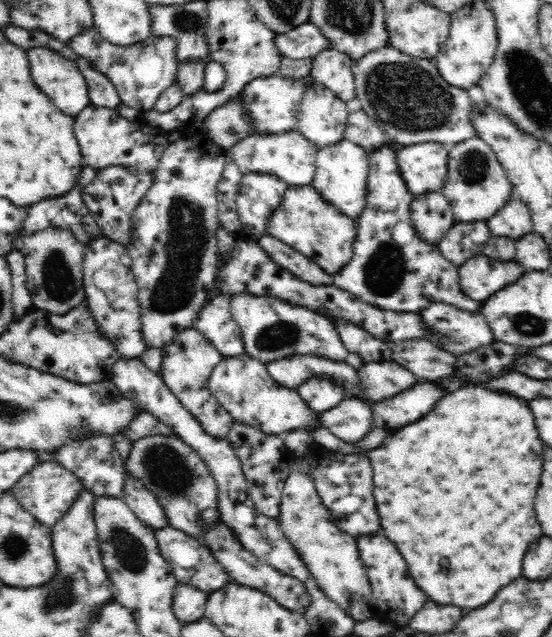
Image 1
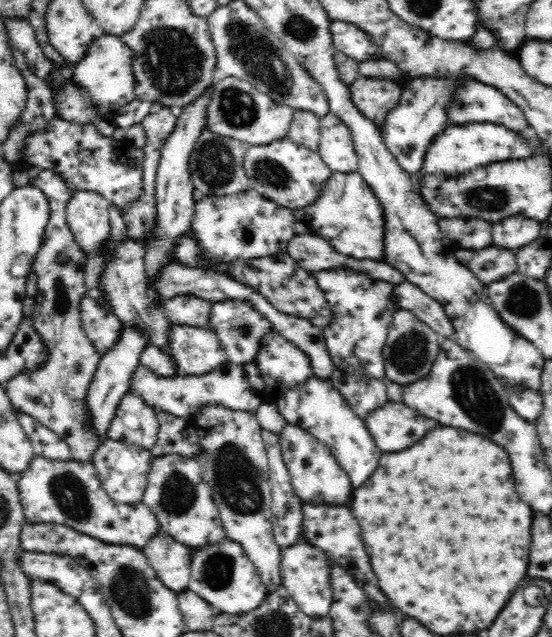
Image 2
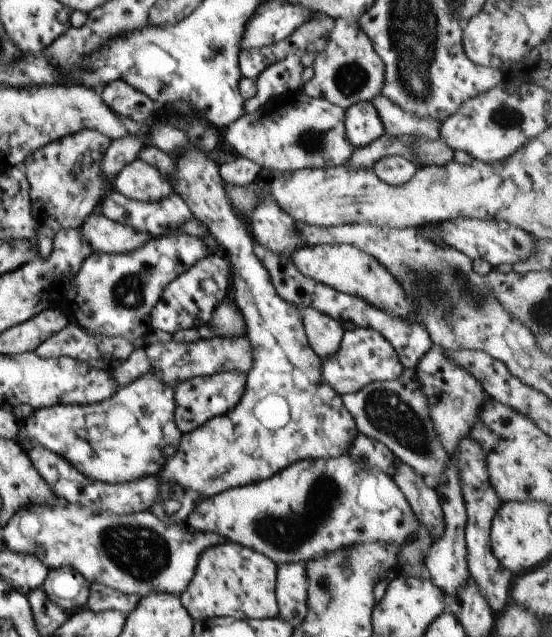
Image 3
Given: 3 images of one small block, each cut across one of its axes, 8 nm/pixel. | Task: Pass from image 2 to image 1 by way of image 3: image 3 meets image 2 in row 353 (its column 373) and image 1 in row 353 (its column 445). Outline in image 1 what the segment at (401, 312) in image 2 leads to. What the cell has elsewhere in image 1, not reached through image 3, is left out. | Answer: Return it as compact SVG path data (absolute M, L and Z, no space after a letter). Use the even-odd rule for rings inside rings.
M432 302L419 315L423 326L427 328L427 334L432 334L434 344L455 357L460 354L470 354L470 352L478 350L480 346L486 346L495 341L492 329L479 312L468 312L444 302ZM438 338L442 338L442 340L446 338L444 342L448 342L448 344L438 344L440 342Z

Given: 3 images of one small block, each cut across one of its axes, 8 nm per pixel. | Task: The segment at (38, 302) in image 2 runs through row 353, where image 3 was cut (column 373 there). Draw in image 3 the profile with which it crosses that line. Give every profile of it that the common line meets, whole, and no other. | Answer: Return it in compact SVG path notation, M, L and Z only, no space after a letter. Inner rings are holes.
M337 18L326 50L313 60L314 75L302 86L300 94L326 99L346 110L353 104L371 102L380 96L385 81L385 64L374 50L372 41L356 20Z

